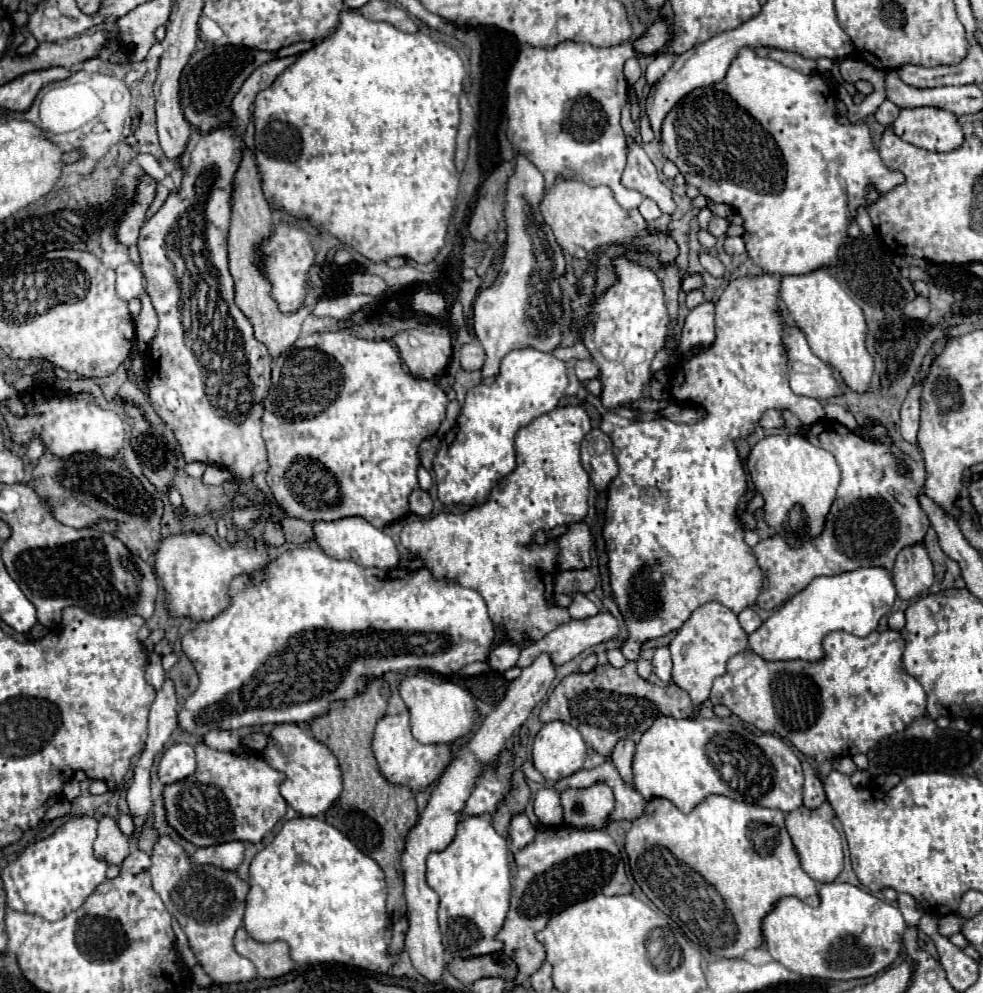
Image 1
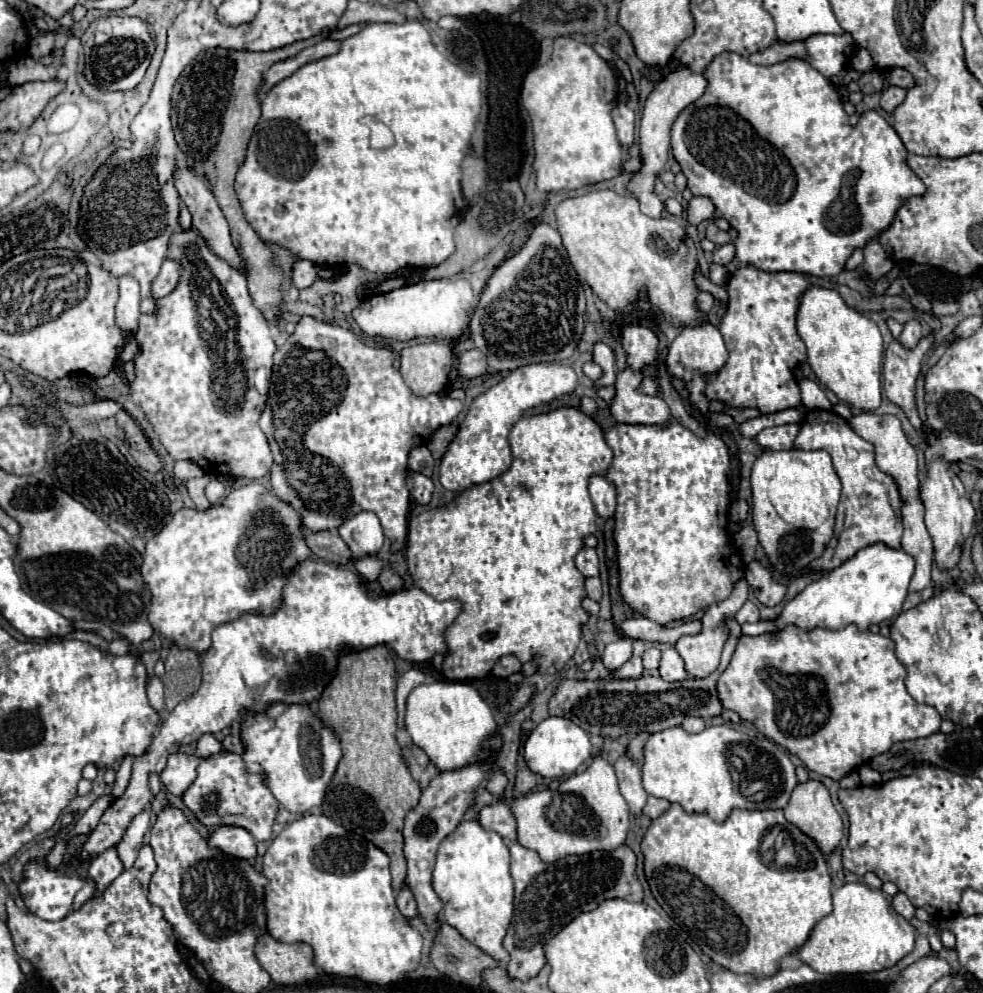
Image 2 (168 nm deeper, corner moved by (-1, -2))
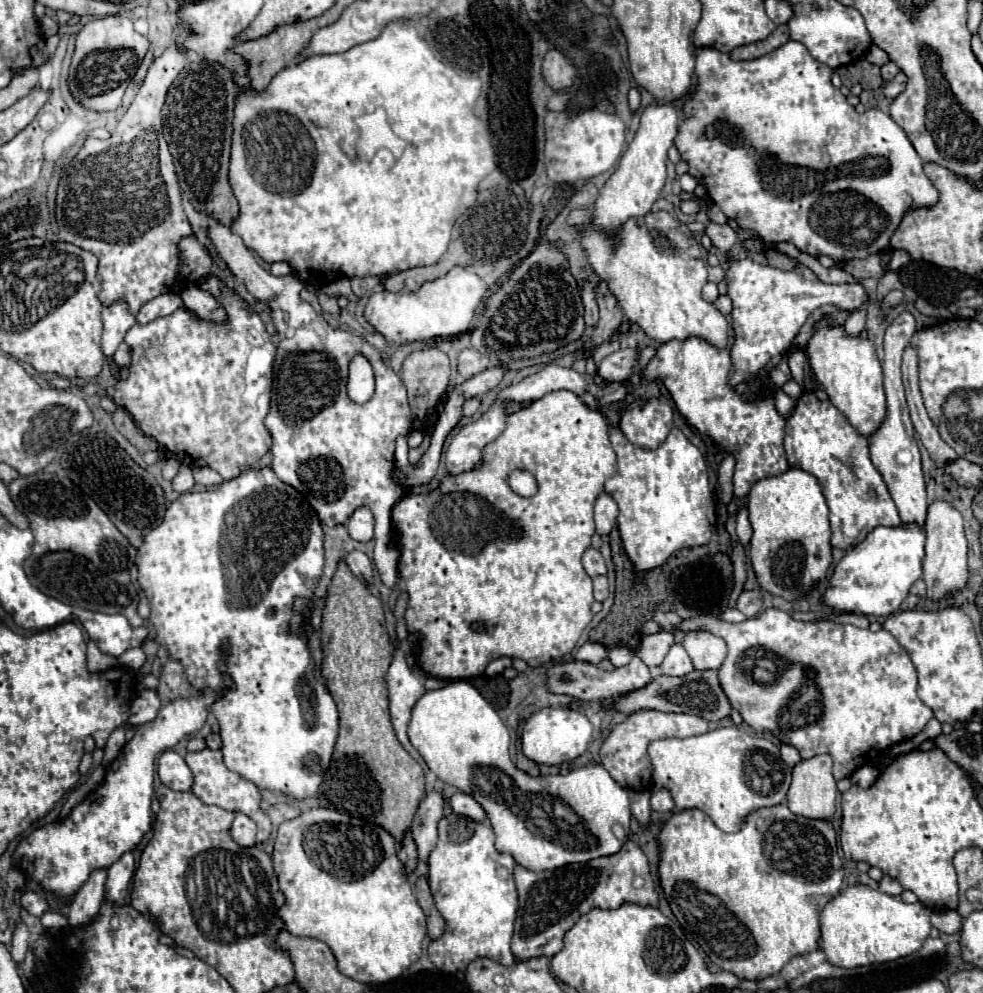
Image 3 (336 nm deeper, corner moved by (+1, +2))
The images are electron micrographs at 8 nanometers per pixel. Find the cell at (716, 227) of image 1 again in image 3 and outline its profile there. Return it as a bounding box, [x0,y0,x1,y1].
[705,223,739,251]

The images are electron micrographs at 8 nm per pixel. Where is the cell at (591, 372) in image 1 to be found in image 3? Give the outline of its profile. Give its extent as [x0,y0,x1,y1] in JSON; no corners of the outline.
[597,349,637,381]

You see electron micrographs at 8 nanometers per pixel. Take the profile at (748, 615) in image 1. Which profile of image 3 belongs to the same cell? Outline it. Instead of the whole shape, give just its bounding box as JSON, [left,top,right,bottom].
[737,591,763,617]

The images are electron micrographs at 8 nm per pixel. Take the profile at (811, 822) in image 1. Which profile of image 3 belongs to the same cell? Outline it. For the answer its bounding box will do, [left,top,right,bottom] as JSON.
[787,755,837,821]

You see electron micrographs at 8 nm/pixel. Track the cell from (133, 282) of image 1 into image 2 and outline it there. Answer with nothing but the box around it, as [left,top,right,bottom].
[115,275,139,333]

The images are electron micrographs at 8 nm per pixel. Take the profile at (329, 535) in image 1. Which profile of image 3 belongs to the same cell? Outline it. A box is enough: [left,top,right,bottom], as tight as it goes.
[347,507,373,543]

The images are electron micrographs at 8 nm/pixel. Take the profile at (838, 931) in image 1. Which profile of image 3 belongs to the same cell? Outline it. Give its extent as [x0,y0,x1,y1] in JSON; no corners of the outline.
[819,885,931,967]

